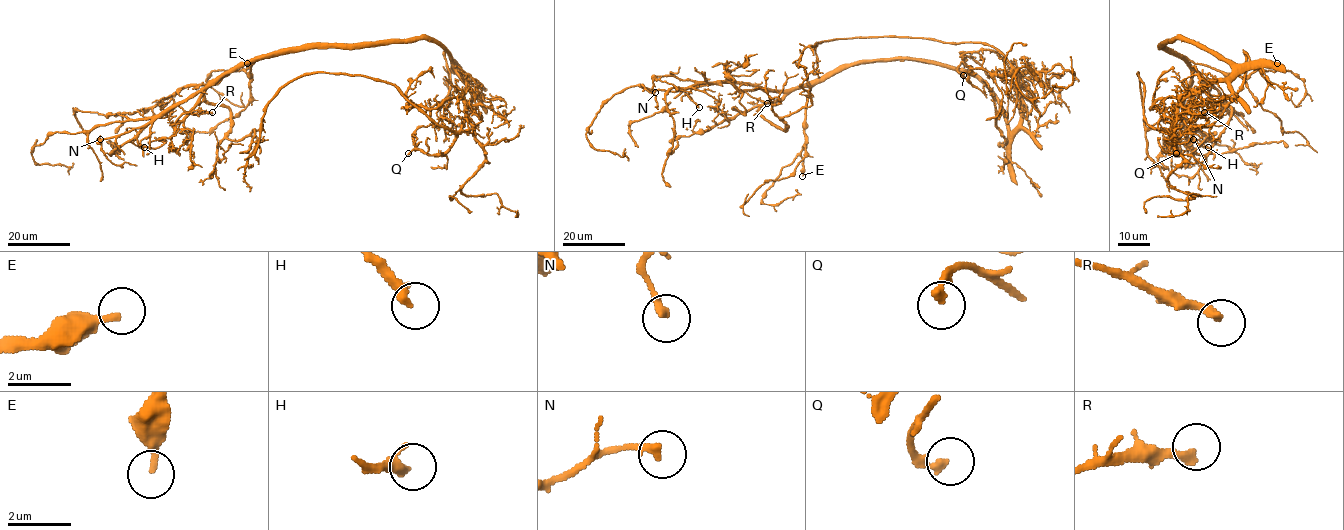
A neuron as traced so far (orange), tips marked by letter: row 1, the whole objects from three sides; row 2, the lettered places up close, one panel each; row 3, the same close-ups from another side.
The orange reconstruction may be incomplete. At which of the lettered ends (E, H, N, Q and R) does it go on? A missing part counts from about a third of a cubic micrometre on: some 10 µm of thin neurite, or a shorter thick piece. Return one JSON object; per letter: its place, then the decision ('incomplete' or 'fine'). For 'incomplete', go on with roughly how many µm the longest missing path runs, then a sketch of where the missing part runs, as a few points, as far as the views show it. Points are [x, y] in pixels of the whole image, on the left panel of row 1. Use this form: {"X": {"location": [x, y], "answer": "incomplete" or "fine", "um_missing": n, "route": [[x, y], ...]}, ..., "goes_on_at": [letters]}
{"E": {"location": [247, 63], "answer": "fine"}, "H": {"location": [144, 147], "answer": "fine"}, "N": {"location": [100, 139], "answer": "fine"}, "Q": {"location": [408, 153], "answer": "incomplete", "um_missing": 15, "route": [[408, 153], [412, 144], [403, 150], [400, 148]]}, "R": {"location": [212, 112], "answer": "fine"}, "goes_on_at": ["Q"]}

